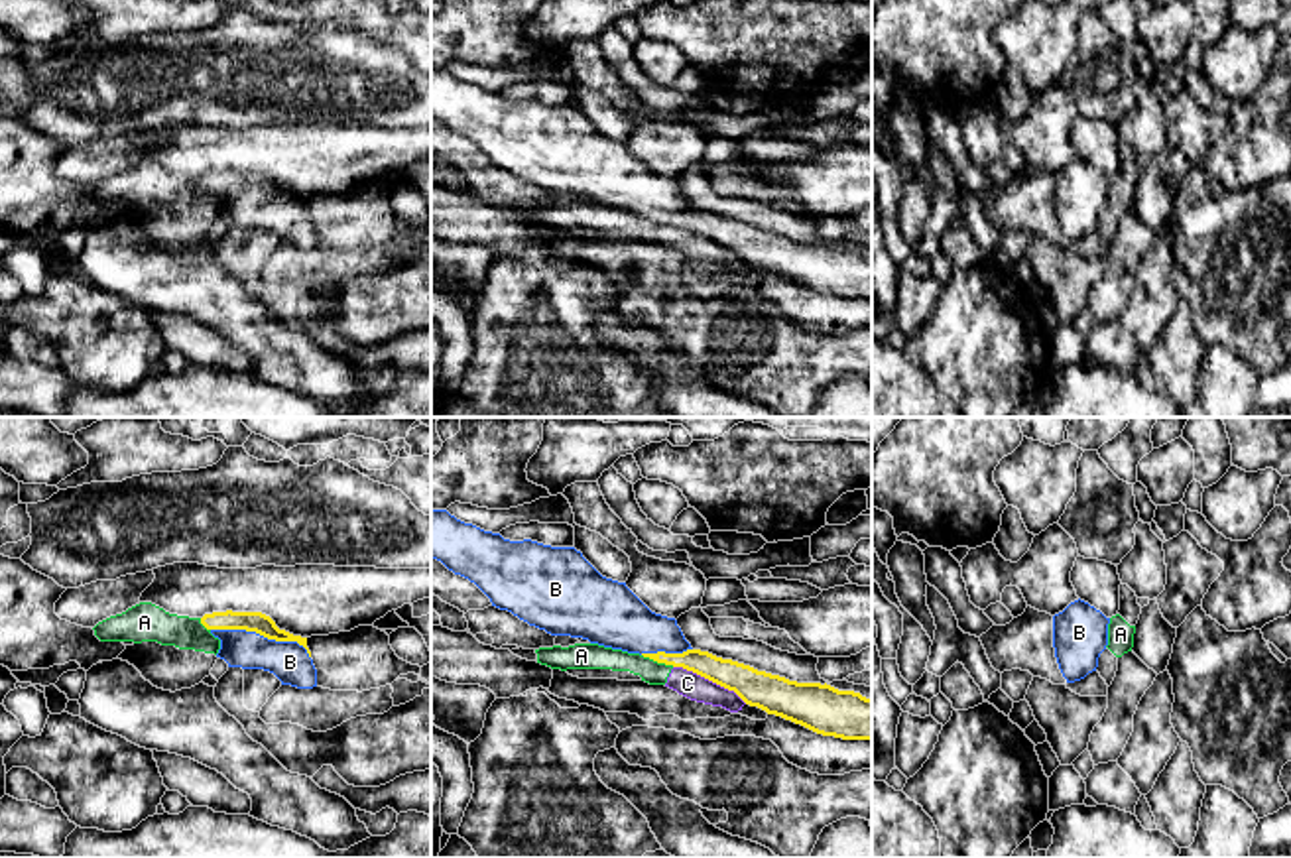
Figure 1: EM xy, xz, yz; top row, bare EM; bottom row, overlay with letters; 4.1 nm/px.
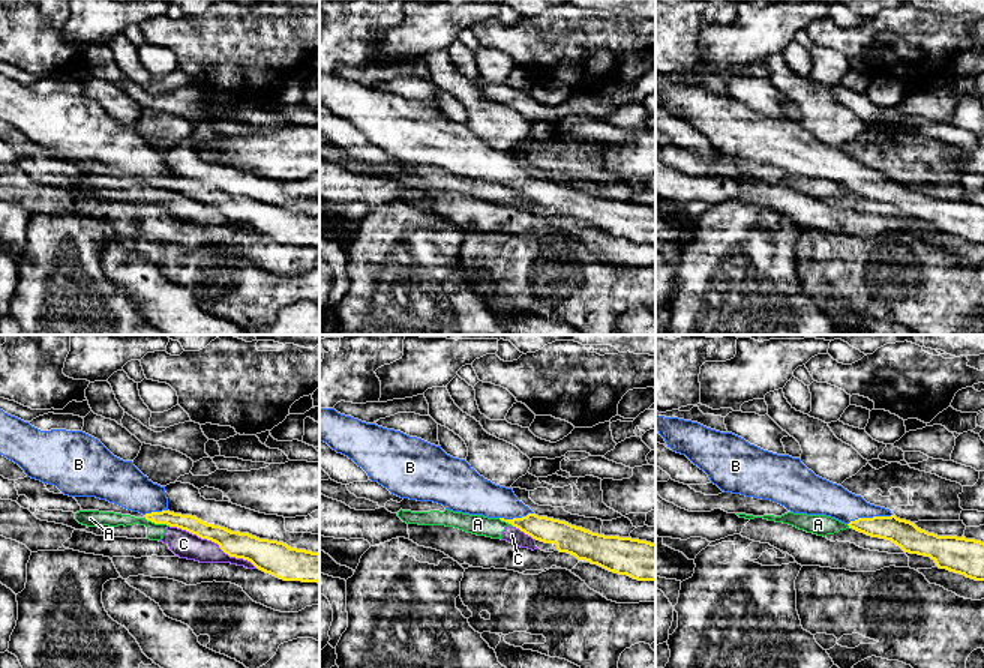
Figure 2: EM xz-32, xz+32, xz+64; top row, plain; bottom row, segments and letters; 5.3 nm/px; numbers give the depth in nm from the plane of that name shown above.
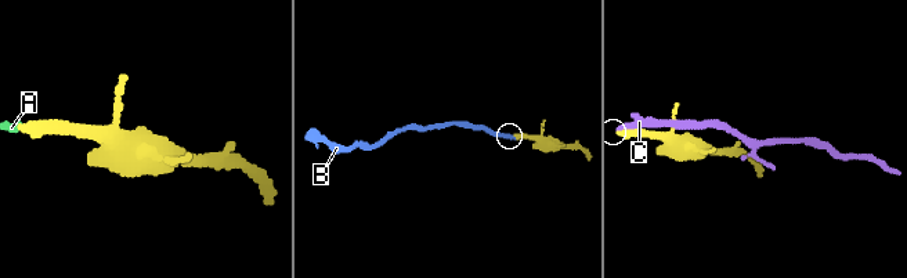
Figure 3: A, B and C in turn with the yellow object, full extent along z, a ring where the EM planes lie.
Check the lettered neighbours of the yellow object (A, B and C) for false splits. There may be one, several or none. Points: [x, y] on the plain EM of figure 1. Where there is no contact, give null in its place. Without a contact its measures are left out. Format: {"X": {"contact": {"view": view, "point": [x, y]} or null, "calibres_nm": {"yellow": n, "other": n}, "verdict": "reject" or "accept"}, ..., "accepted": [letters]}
{"A": {"contact": {"view": "xz", "point": [658, 221]}, "calibres_nm": {"yellow": 110, "other": 100}, "verdict": "reject"}, "B": {"contact": {"view": "xy", "point": [262, 193]}, "calibres_nm": {"yellow": 90, "other": 160}, "verdict": "accept"}, "C": {"contact": {"view": "xz", "point": [711, 239]}, "calibres_nm": {"yellow": 150, "other": 110}, "verdict": "reject"}, "accepted": ["B"]}

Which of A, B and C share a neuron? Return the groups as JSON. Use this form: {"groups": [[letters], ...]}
{"groups": [["A", "C"], ["B"]]}

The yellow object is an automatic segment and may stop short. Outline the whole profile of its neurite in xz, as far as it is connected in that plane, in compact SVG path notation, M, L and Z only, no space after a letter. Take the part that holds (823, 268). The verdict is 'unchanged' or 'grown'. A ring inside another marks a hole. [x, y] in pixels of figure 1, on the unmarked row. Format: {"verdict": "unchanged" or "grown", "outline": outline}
{"verdict": "grown", "outline": "M431 67L431 116L474 142L500 169L551 195L583 197L657 222L683 226L728 250L746 264L842 299L872 299L872 258L821 242L797 242L750 224L693 209L675 177L651 171L628 146L602 136L575 106L551 106L531 98L510 100Z"}

